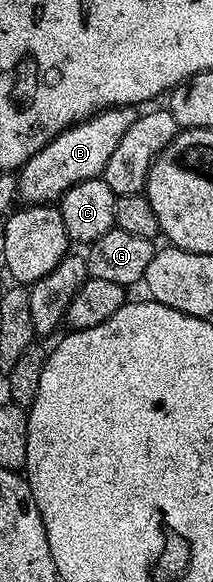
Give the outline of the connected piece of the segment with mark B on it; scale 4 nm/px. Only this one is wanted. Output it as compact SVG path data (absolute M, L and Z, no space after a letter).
M131 106L106 108L82 124L66 128L53 142L49 142L40 152L33 154L17 172L17 196L24 205L50 204L58 202L77 182L98 180L109 162L109 154L117 150L125 130L133 126L136 109Z

